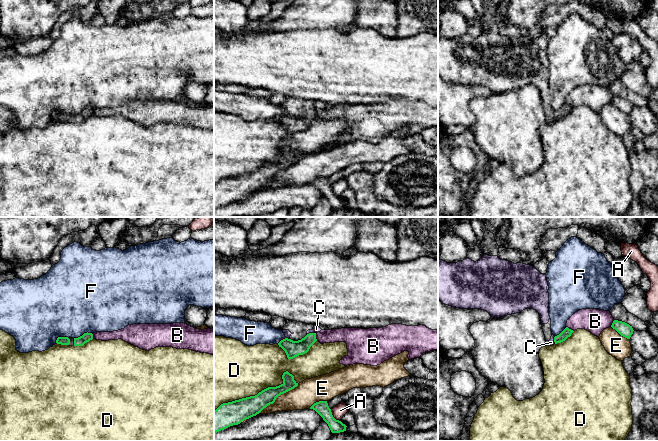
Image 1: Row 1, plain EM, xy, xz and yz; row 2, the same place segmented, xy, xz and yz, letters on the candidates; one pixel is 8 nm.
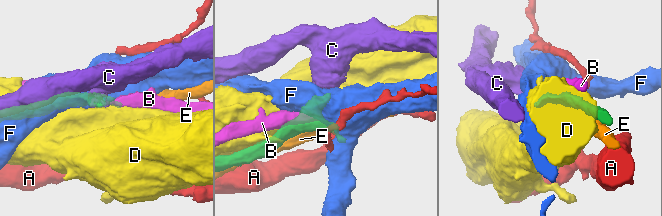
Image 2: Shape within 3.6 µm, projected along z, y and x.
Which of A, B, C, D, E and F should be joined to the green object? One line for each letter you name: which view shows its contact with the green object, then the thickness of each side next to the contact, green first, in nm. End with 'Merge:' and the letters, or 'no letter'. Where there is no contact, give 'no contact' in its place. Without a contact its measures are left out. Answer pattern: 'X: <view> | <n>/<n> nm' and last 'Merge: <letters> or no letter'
C: xz | 130/60 nm
Merge: C

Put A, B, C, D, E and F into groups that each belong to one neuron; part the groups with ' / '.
A / B / C / D / E / F

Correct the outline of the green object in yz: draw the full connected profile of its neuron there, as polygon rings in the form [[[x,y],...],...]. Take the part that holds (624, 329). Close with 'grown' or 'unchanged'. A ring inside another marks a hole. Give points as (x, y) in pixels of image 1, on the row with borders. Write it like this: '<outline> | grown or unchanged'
[[[614,320],[611,327],[615,329],[621,336],[630,339],[631,335],[633,334],[633,328],[629,324]]] | unchanged

